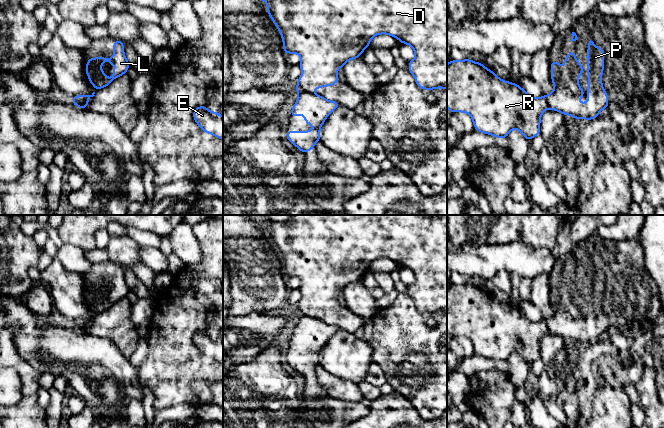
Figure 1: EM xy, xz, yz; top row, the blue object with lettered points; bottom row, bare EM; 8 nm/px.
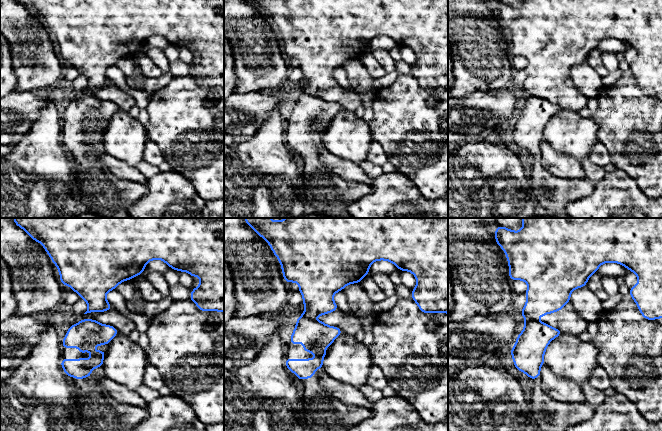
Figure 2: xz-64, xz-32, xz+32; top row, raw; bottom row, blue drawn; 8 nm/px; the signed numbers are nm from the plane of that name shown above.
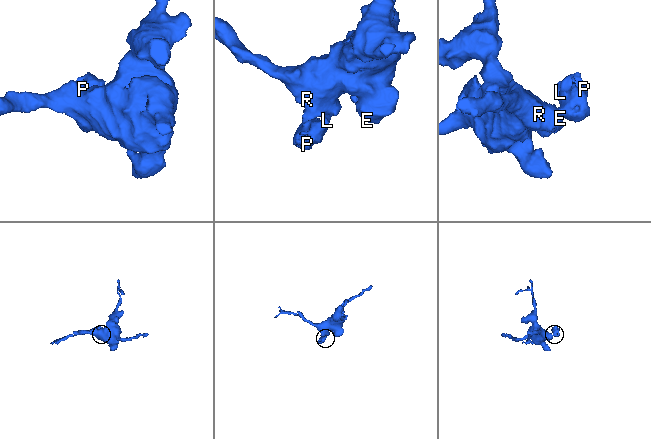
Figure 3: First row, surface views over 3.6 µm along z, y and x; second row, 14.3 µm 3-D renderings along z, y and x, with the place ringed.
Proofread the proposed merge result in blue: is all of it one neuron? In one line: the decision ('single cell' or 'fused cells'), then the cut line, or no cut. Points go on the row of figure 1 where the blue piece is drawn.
fused cells; cut in xz along (297, 89), (311, 92)

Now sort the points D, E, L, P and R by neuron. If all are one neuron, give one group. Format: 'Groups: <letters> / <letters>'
Groups: D E R / L P

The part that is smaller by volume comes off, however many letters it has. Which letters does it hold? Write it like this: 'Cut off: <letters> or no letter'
Cut off: L, P

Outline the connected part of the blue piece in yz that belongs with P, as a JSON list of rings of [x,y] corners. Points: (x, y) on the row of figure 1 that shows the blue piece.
[[[588,39],[588,102],[578,103],[583,97],[583,89],[577,79],[581,76],[583,68],[576,60],[576,54],[569,50],[564,59],[564,70],[560,76],[560,62],[551,61],[551,79],[554,90],[546,96],[549,108],[577,119],[591,120],[608,104],[608,94],[602,86],[602,73],[604,70],[604,50],[595,47],[593,39]]]

